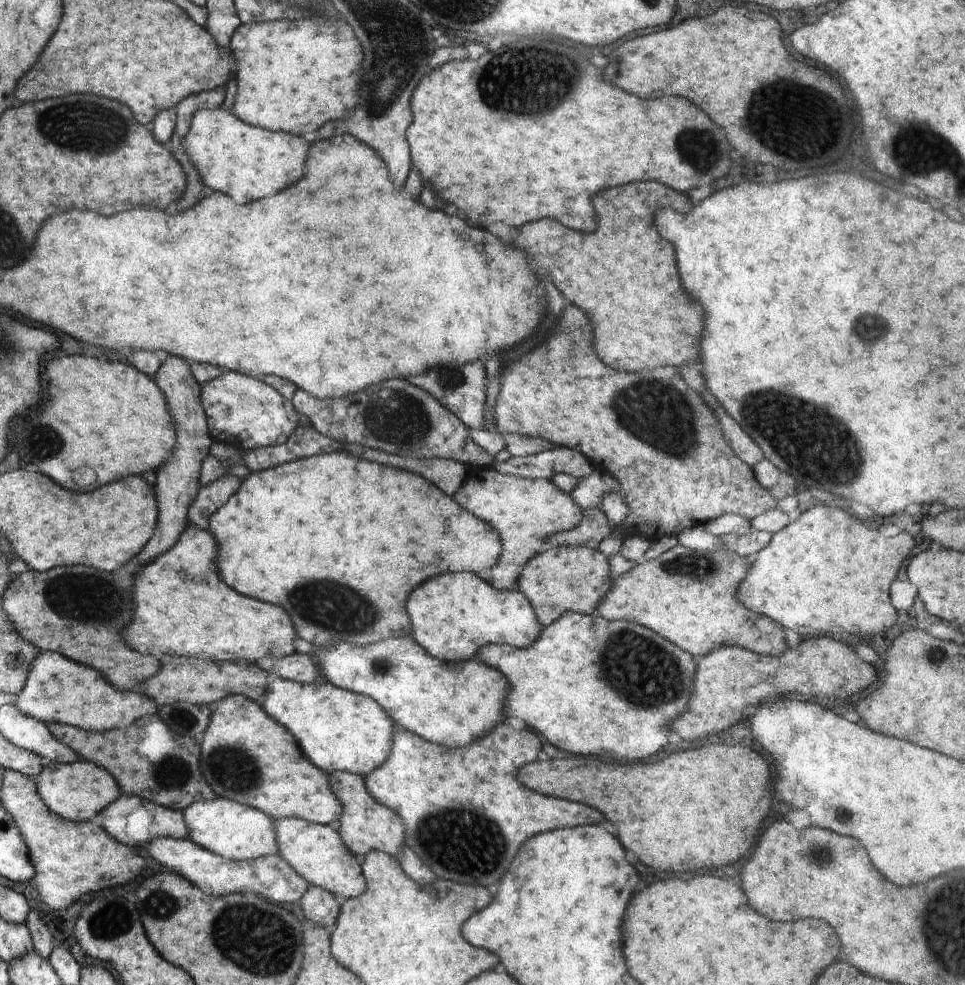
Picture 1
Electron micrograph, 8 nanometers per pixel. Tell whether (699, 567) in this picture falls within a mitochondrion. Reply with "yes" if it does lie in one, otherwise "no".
yes

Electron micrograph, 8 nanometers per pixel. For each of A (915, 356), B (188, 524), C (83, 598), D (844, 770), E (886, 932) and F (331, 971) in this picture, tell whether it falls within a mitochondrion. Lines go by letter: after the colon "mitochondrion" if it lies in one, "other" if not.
A: other
B: other
C: mitochondrion
D: other
E: other
F: other

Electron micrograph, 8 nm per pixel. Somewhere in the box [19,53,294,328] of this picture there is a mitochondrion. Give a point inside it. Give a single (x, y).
(98, 129)

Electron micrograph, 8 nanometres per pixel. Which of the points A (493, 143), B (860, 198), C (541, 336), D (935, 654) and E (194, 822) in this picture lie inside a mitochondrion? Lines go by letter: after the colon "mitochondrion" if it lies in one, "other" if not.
A: other
B: other
C: other
D: mitochondrion
E: other

